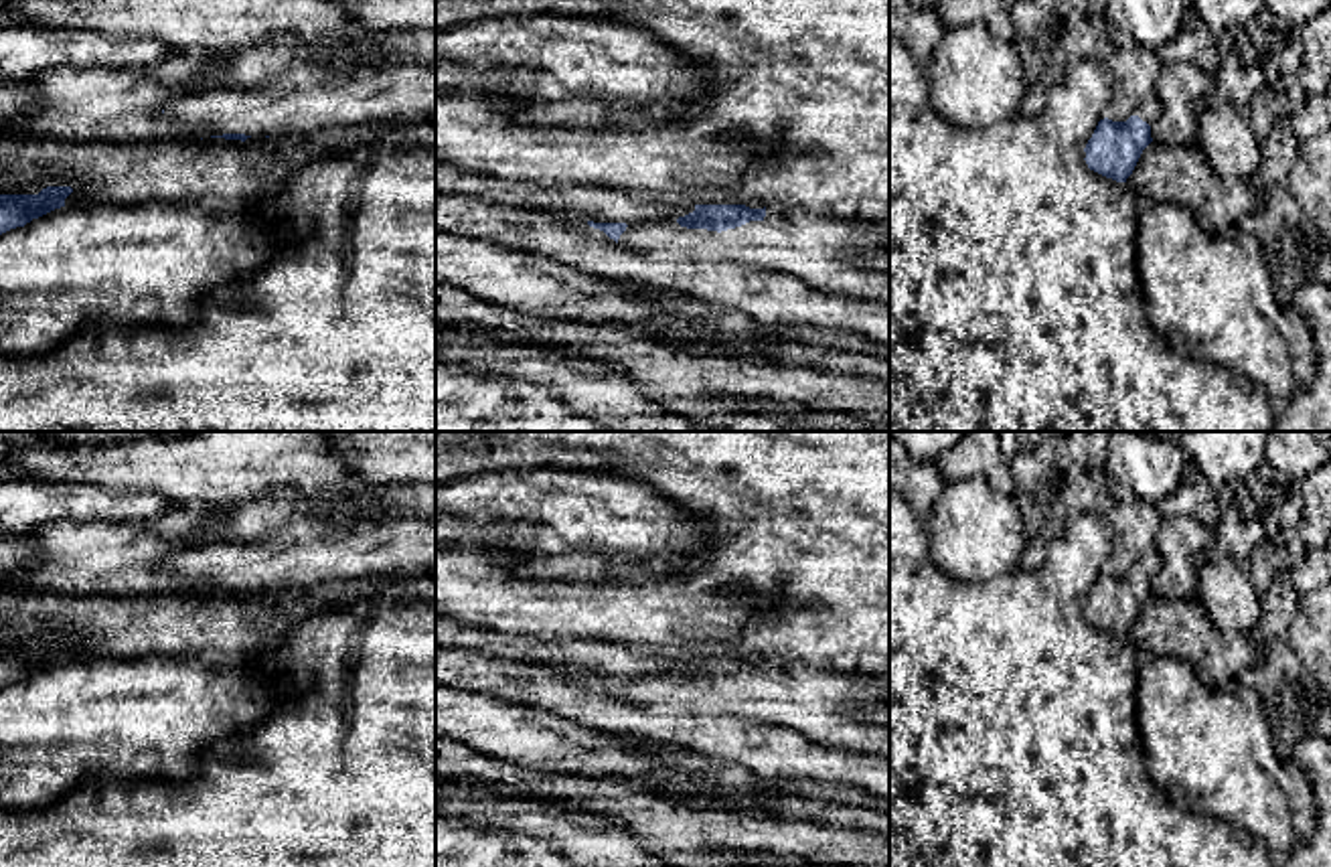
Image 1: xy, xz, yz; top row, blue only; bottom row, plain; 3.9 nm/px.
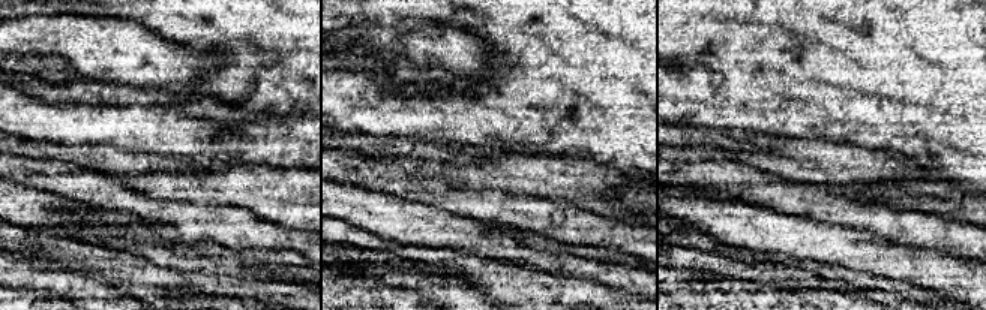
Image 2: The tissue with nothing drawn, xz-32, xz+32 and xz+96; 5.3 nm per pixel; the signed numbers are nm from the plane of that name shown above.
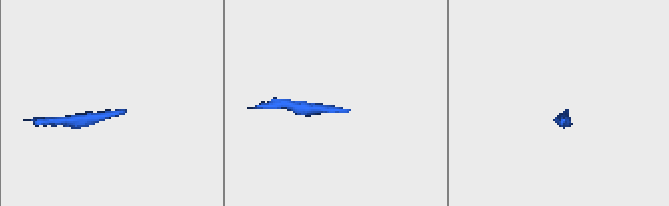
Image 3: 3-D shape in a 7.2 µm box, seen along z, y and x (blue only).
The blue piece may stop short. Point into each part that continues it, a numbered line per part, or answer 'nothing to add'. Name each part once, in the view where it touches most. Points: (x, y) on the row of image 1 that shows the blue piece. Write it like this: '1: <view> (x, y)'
1: xz (827, 254)

